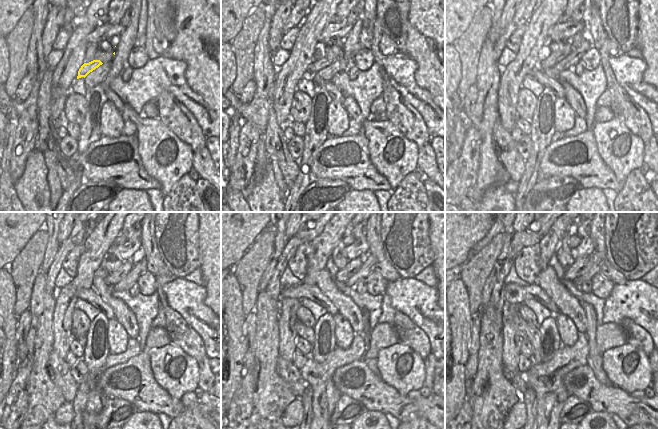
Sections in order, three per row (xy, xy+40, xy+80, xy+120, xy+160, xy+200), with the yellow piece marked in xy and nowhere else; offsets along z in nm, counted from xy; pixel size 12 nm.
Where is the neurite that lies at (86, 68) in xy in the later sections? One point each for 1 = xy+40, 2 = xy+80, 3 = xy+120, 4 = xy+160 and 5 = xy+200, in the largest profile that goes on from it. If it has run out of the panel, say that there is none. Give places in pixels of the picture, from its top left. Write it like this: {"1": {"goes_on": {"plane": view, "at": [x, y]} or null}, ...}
{"1": {"goes_on": {"plane": "xy+40", "at": [334, 53]}}, "2": {"goes_on": {"plane": "xy+80", "at": [560, 50]}}, "3": {"goes_on": {"plane": "xy+120", "at": [117, 269]}}, "4": {"goes_on": {"plane": "xy+160", "at": [347, 268]}}, "5": {"goes_on": {"plane": "xy+200", "at": [573, 268]}}}

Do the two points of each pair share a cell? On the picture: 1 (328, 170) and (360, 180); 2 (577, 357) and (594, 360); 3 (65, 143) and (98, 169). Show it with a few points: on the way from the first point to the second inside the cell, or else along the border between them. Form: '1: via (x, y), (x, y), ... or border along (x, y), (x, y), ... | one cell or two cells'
1: via (336, 170), (350, 170), (352, 172) | one cell
2: border along (586, 335), (588, 343), (587, 363) | two cells
3: border along (77, 151), (69, 157) | two cells

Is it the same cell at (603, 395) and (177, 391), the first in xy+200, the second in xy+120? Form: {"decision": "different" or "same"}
{"decision": "different"}

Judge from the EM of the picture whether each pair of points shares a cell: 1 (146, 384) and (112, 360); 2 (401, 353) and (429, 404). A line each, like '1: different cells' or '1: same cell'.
1: different cells
2: different cells

